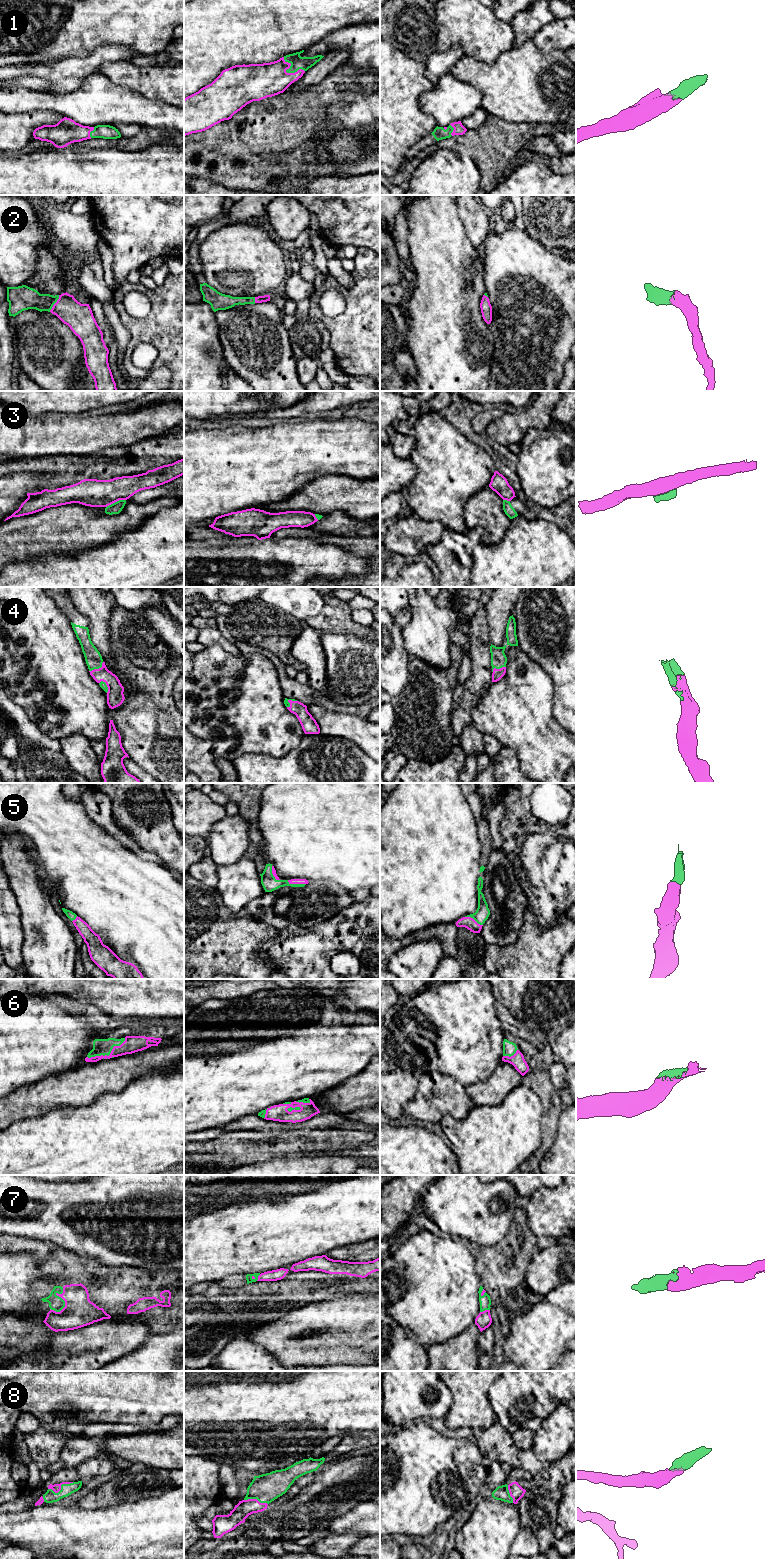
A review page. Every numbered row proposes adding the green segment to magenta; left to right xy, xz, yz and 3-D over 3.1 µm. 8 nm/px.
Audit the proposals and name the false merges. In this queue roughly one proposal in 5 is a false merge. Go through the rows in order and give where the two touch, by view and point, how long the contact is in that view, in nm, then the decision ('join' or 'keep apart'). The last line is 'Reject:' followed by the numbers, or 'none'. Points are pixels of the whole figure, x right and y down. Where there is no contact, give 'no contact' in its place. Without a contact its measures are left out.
1: xz (288, 73) | 200 nm | join
2: xy (55, 303) | 160 nm | join
3: xy (115, 501) | 170 nm | keep apart
4: xy (97, 669) | 140 nm | join
5: xz (296, 883) | 160 nm | join
6: xy (109, 1055) | 340 nm | join
7: xy (63, 1299) | 220 nm | join
8: xy (60, 1487) | 220 nm | join
Reject: 3

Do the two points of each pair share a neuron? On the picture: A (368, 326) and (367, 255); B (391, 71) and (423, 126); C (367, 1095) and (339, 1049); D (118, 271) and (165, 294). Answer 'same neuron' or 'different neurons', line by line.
A: same neuron
B: same neuron
C: different neurons
D: different neurons

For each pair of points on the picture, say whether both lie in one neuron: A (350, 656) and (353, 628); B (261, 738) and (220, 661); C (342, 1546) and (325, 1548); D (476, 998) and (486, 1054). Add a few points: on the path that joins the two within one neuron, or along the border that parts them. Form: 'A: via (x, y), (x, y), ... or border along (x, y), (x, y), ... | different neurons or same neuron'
A: border along (329, 631), (354, 634), (369, 641) | different neurons
B: via (252, 719), (241, 708), (241, 695), (228, 680) | same neuron
C: via (338, 1546), (329, 1546) | same neuron
D: via (476, 1012), (476, 1040) | same neuron

